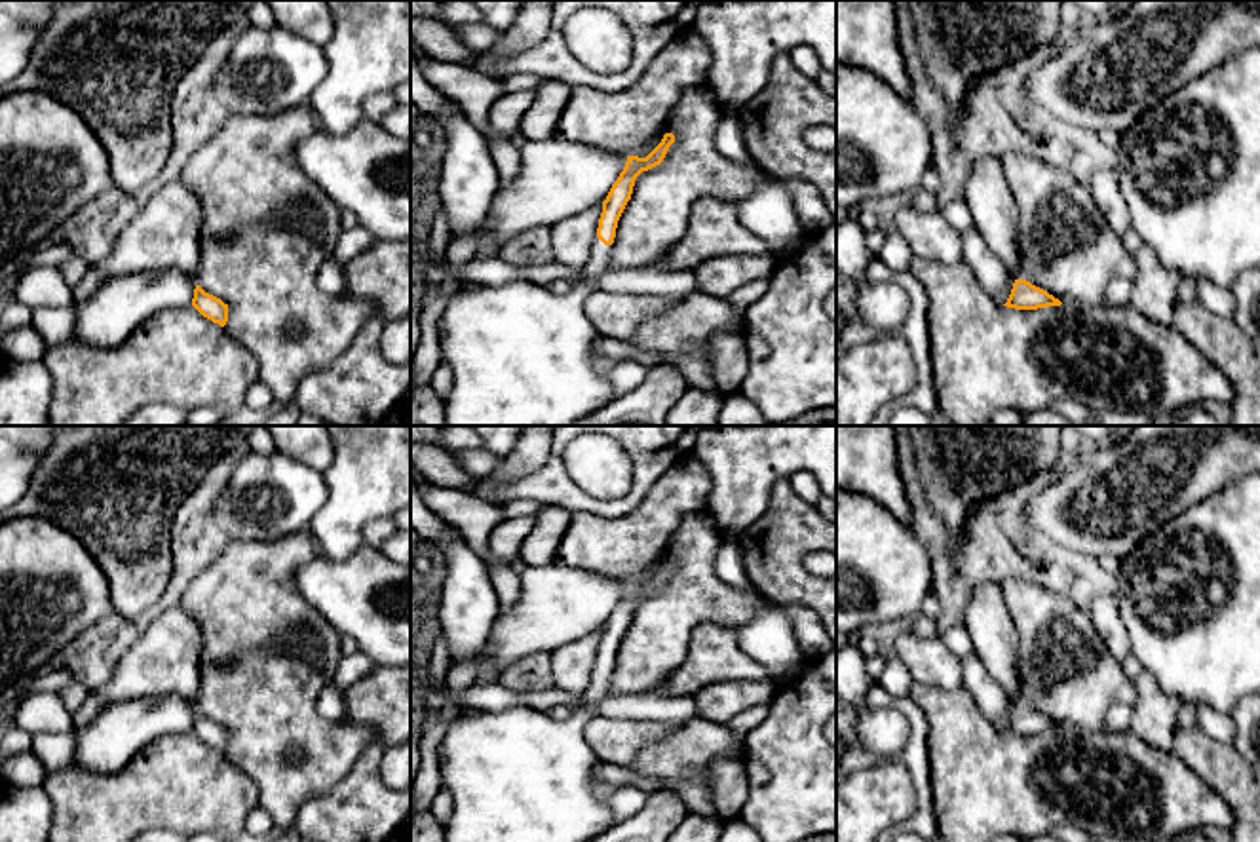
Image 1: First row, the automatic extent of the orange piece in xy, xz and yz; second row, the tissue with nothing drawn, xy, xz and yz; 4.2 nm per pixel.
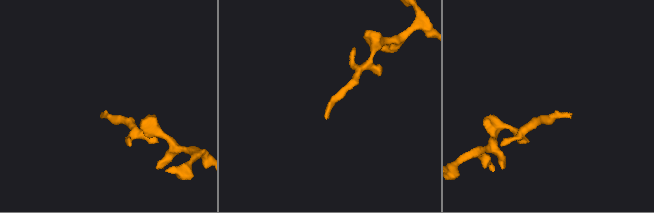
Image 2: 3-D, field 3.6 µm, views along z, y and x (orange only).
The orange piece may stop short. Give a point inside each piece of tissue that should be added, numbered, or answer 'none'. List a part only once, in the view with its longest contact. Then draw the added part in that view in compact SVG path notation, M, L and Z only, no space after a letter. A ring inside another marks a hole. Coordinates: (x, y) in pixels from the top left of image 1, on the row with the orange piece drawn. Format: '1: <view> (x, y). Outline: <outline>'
1: xz (599, 261). Outline: M595 238L591 247L591 257L583 268L589 279L610 268L610 255L612 255L612 245L604 245L599 238Z

